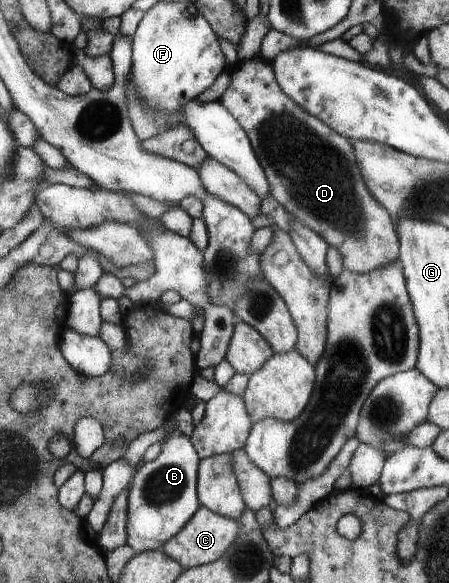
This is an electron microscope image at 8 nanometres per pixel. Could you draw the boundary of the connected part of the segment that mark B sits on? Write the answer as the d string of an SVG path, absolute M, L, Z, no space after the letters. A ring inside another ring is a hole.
M173 432L162 441L160 455L138 467L129 485L127 545L135 553L162 549L201 510L197 478L201 457L189 437Z

